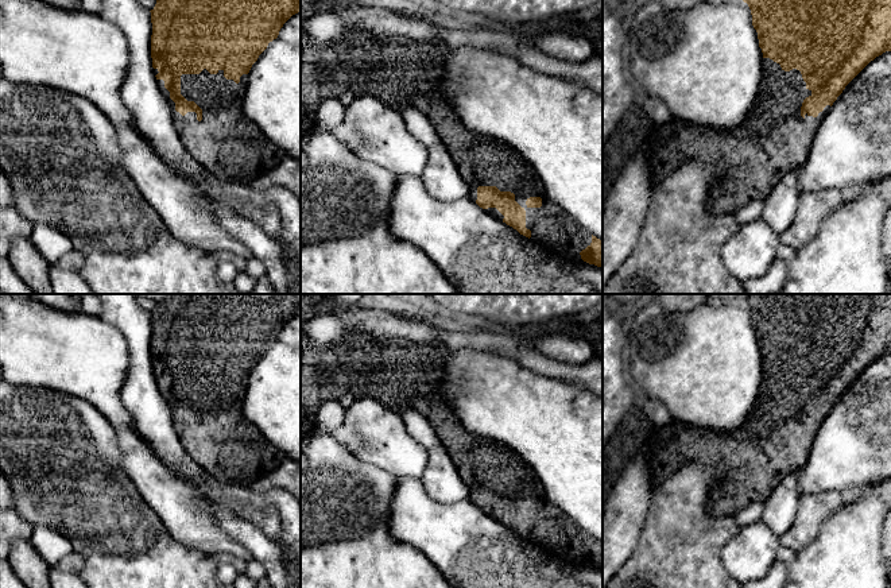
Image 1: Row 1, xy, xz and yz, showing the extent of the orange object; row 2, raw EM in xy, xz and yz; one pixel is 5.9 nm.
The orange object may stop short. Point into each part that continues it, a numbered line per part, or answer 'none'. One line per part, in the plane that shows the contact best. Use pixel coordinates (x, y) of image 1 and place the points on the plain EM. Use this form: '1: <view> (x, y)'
1: xy (224, 443)

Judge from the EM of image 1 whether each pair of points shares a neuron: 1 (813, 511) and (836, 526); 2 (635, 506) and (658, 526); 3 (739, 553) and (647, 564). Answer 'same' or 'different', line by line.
1: different
2: different
3: different

